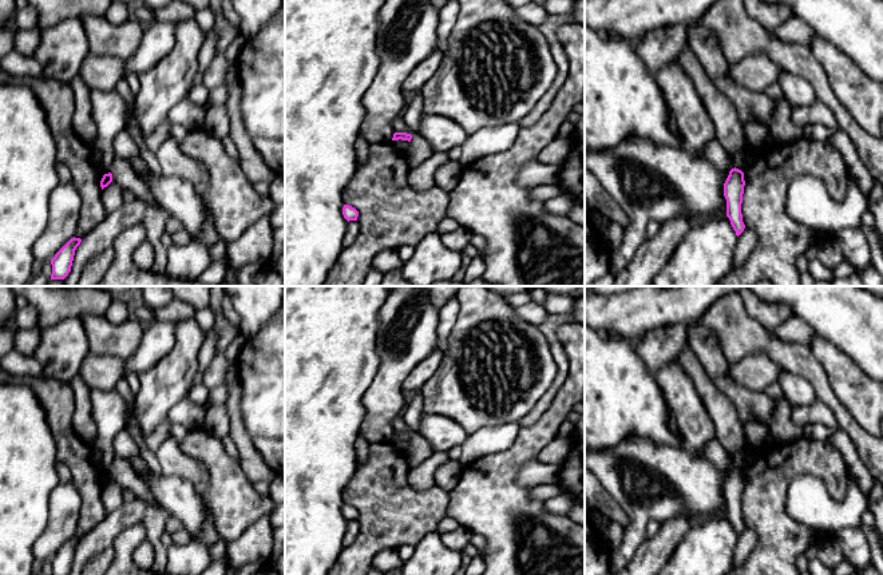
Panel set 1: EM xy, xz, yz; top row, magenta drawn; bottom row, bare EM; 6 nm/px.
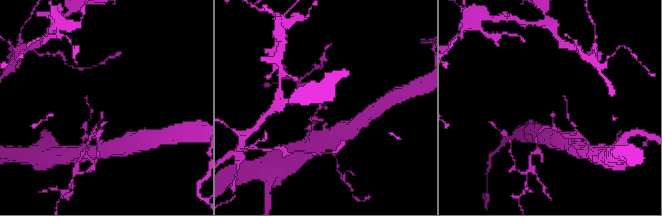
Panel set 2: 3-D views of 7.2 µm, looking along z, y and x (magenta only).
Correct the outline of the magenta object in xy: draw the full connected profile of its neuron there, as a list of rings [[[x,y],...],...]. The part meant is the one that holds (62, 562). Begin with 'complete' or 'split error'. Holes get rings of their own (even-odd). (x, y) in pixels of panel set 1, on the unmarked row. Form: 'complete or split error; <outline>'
complete; [[[71,538],[51,559],[51,575],[68,575],[71,571],[76,547],[80,544],[80,538]]]

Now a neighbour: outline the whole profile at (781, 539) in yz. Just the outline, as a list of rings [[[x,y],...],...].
[[[800,437],[775,449],[756,448],[744,472],[741,503],[745,527],[759,535],[757,544],[741,566],[733,566],[726,575],[800,575],[796,558],[816,546],[829,532],[812,530],[791,518],[785,509],[787,493],[793,479],[812,475],[819,477],[833,501],[842,501],[848,491],[850,472],[840,451],[829,440]]]

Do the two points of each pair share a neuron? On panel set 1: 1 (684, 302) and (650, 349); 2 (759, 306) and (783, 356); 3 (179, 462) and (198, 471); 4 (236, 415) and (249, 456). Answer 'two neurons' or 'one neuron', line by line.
1: two neurons
2: two neurons
3: one neuron
4: one neuron

